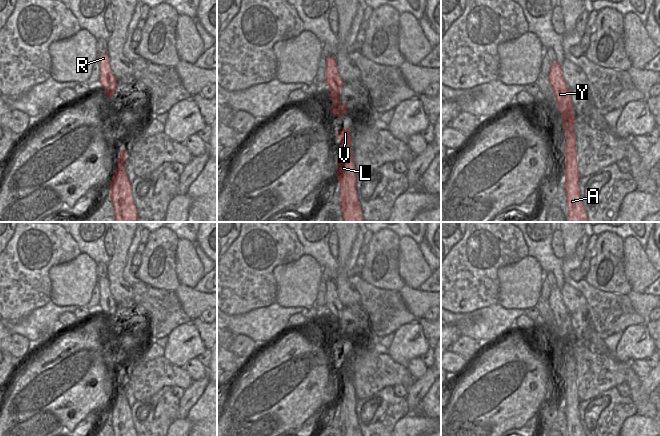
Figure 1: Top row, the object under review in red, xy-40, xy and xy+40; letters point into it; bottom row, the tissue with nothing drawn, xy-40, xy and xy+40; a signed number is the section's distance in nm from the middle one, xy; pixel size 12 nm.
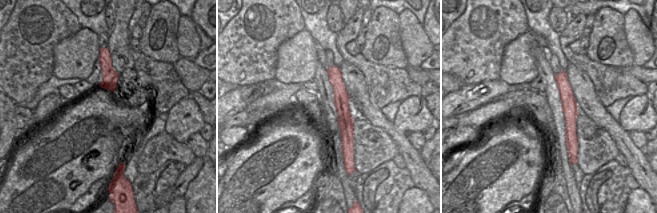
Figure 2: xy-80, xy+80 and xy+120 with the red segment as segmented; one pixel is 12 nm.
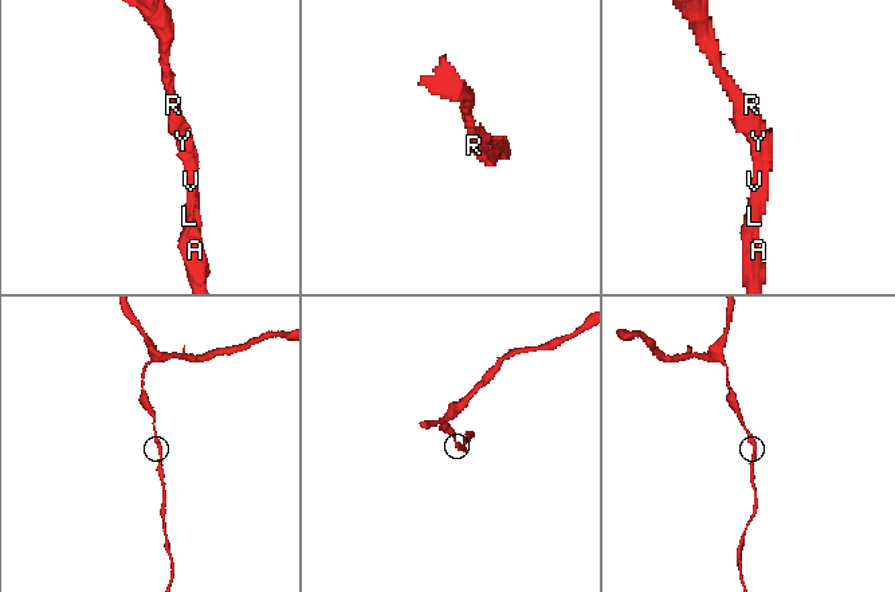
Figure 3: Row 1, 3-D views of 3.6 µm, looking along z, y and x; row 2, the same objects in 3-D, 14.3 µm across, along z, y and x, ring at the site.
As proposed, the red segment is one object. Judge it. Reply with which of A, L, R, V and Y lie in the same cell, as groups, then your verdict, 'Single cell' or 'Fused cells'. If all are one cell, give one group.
Groups: A L R V Y. Single cell

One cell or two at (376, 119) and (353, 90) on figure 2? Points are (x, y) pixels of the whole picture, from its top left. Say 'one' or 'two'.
one

